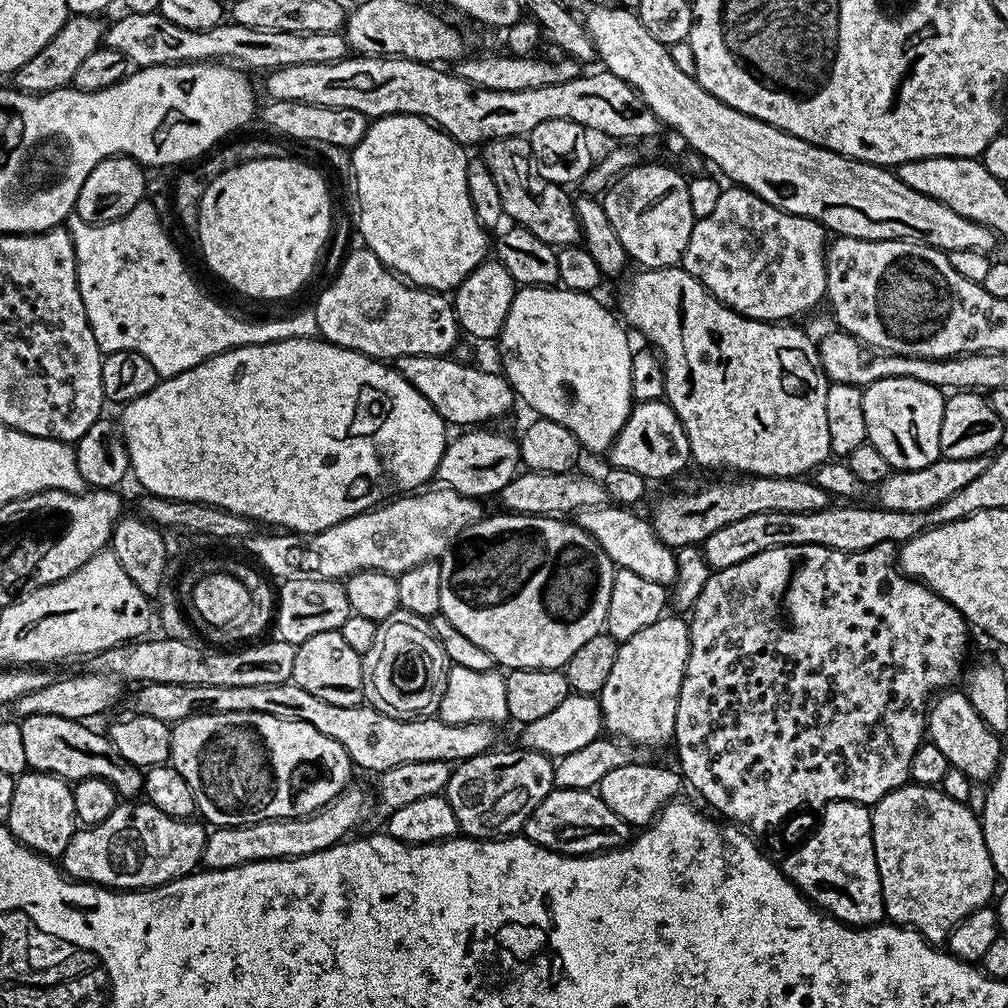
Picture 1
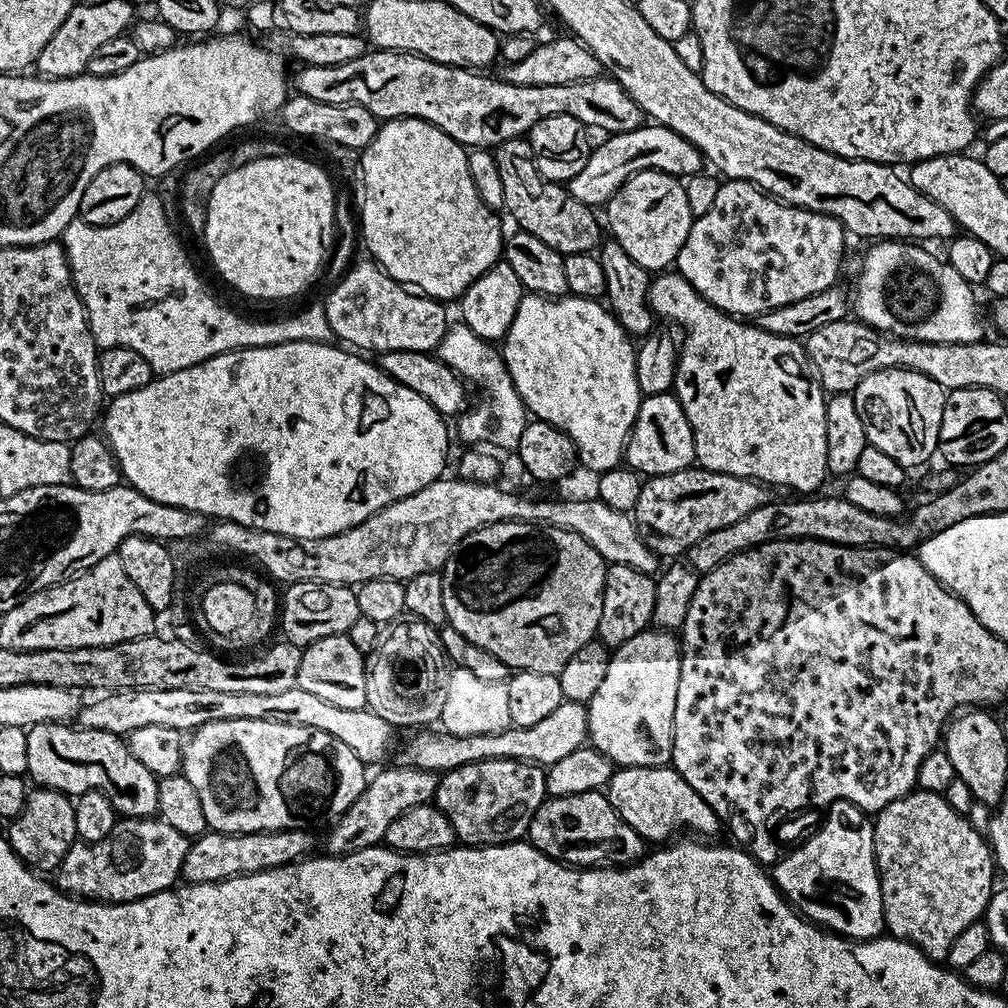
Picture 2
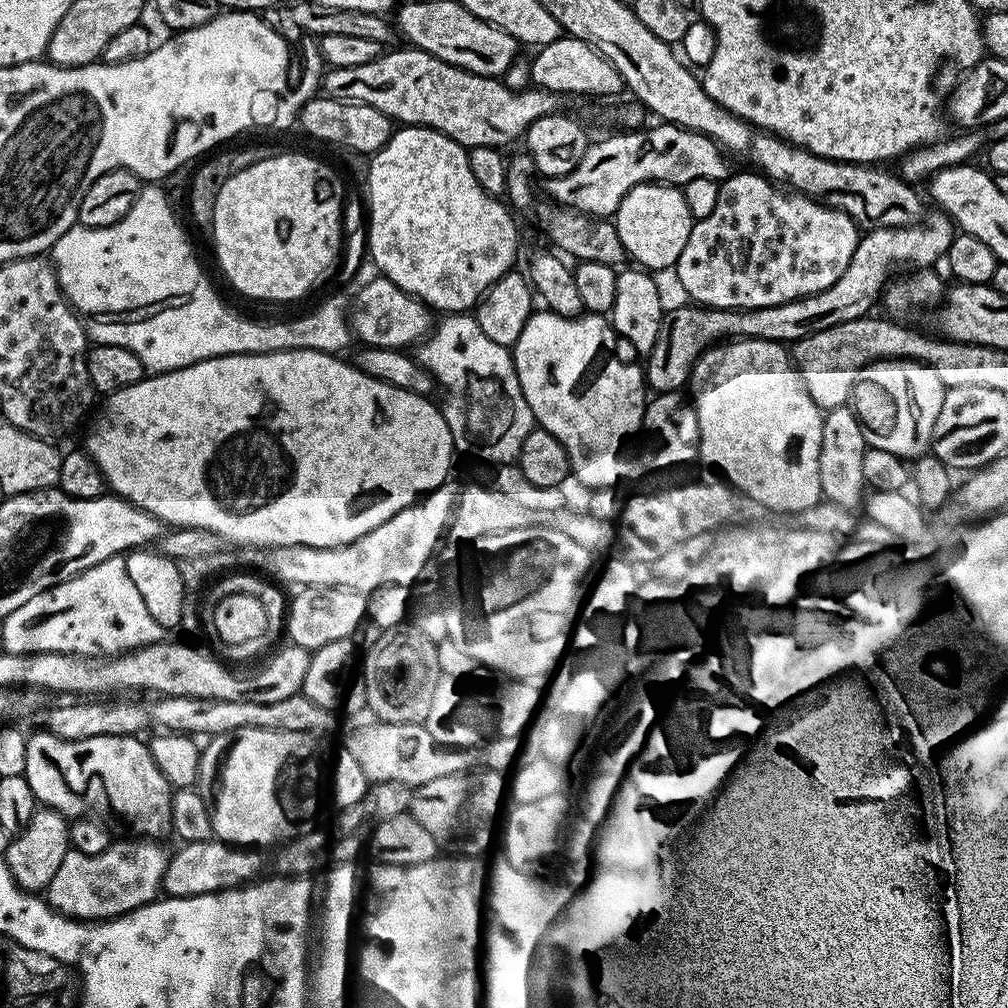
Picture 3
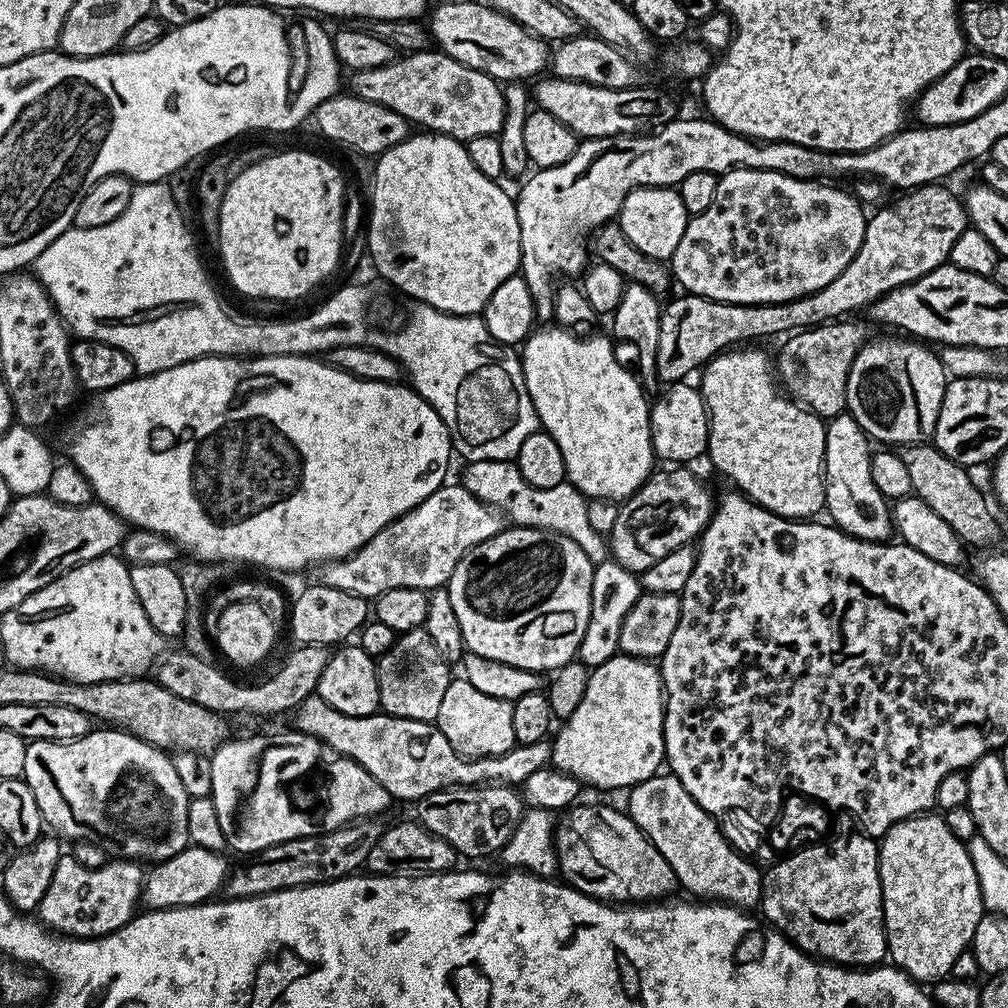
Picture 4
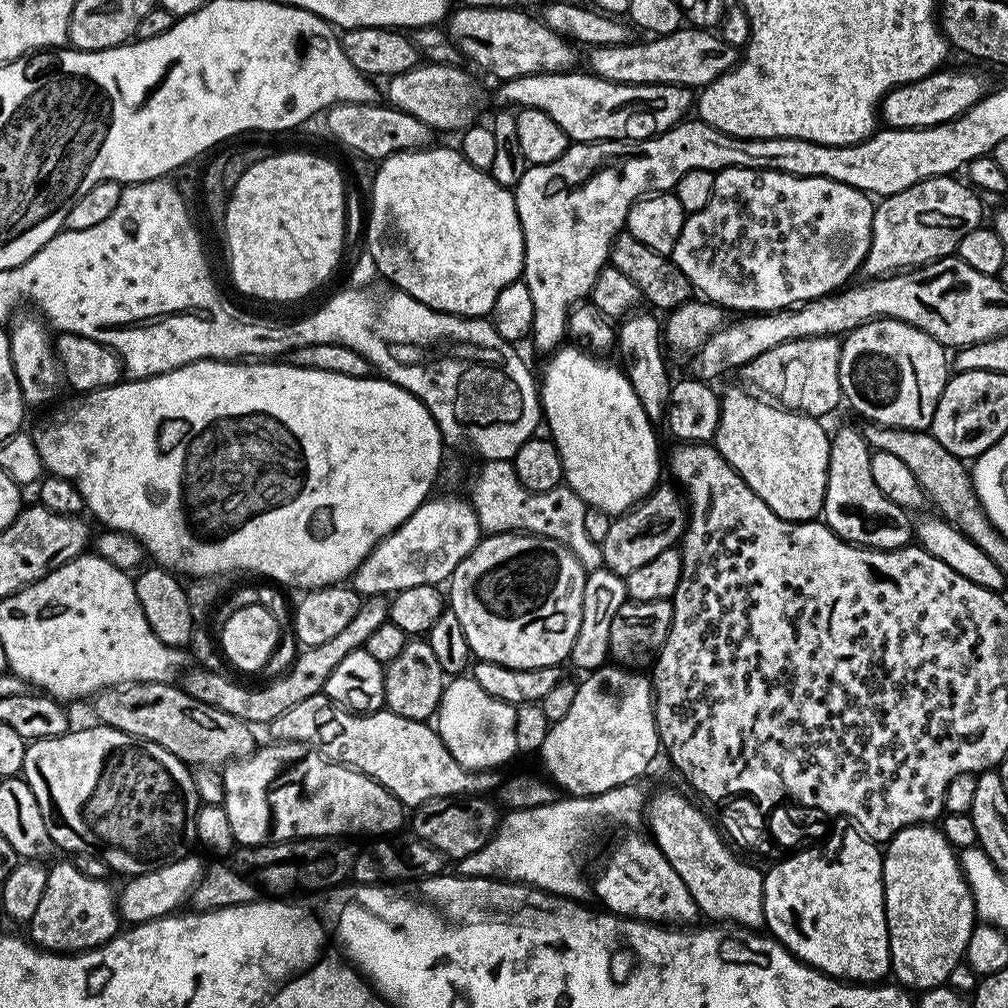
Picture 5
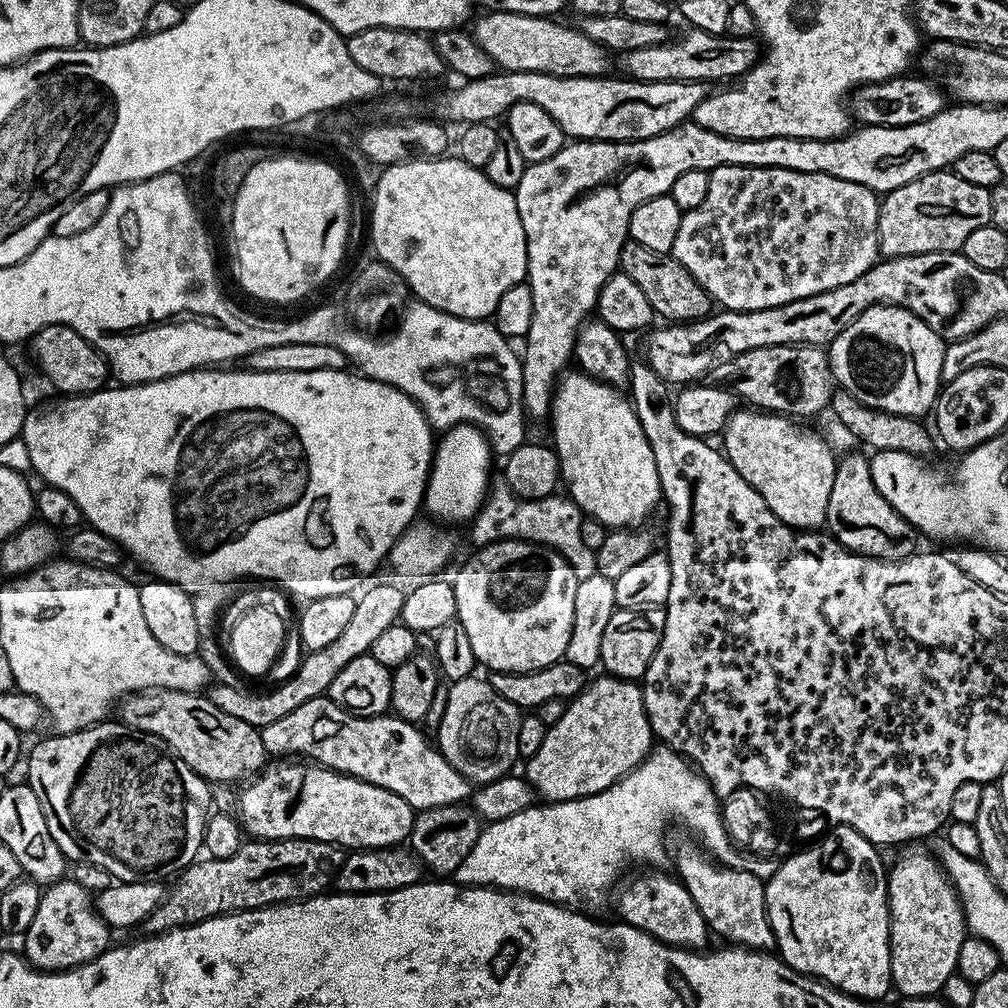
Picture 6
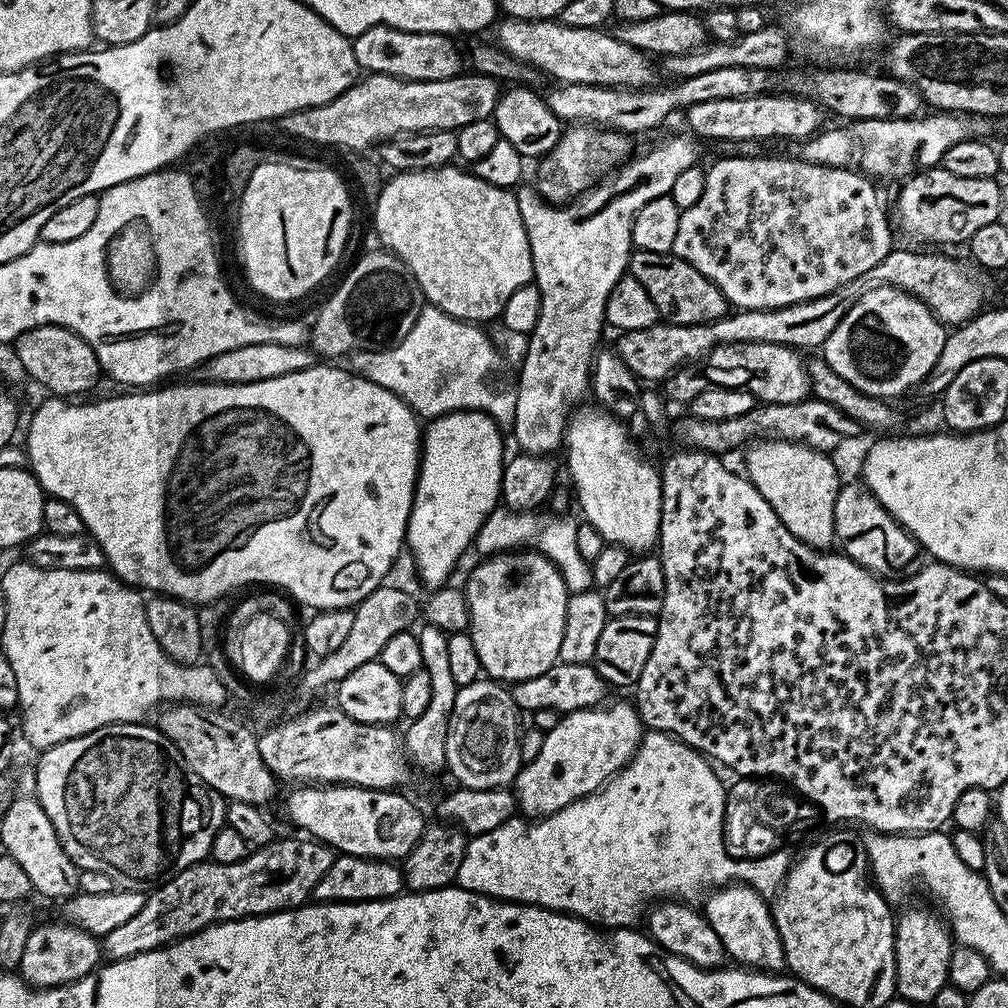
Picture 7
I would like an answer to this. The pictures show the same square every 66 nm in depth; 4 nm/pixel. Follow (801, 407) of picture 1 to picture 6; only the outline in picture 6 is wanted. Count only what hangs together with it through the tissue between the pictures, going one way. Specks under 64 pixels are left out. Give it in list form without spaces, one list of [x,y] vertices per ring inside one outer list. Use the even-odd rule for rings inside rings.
[[[737,410],[733,412],[731,418],[728,419],[728,425],[725,426],[722,433],[722,451],[728,457],[728,461],[734,466],[734,470],[738,470],[738,474],[742,474],[742,478],[746,478],[746,482],[750,482],[750,486],[754,486],[754,490],[758,490],[758,494],[766,502],[766,506],[770,506],[770,510],[774,510],[776,517],[782,523],[790,525],[797,530],[820,530],[826,524],[826,510],[830,502],[830,486],[834,486],[834,474],[836,473],[836,465],[838,463],[837,453],[832,453],[832,448],[819,436],[816,432],[811,432],[808,428],[803,428],[803,423],[797,422],[795,419],[789,418],[783,414],[773,414],[768,410],[752,410],[756,412],[743,412]]]

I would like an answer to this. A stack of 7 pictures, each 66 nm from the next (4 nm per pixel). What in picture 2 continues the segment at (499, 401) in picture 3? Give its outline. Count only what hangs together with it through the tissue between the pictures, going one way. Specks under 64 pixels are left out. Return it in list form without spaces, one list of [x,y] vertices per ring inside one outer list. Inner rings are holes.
[[[456,322],[449,327],[438,349],[438,359],[456,371],[456,375],[469,385],[477,384],[484,391],[484,401],[467,409],[455,421],[464,446],[476,450],[497,450],[515,453],[520,446],[522,430],[528,425],[530,413],[524,407],[522,398],[504,365],[503,355],[496,352],[489,341],[478,338],[470,326]]]

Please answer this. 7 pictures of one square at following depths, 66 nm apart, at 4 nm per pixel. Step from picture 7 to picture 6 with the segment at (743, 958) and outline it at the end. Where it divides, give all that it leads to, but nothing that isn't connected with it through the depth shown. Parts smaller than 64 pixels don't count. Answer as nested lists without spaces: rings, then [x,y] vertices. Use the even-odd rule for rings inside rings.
[[[695,839],[692,840],[684,840],[677,846],[674,872],[686,890],[690,890],[690,898],[694,898],[698,910],[702,910],[702,918],[706,918],[709,929],[715,935],[717,932],[725,936],[728,939],[725,941],[742,948],[775,949],[776,935],[768,921],[768,907],[764,897],[765,881],[752,872],[717,862],[707,851],[698,847]]]

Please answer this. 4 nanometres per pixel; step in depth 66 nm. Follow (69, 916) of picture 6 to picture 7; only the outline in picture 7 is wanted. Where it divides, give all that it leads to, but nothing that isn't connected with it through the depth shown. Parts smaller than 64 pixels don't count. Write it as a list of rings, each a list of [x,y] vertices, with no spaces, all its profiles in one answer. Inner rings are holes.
[[[71,922],[63,923],[37,923],[33,927],[30,938],[26,938],[26,950],[22,950],[22,962],[18,975],[20,979],[34,988],[57,988],[63,984],[73,984],[83,976],[97,971],[98,965],[101,963],[101,941]]]

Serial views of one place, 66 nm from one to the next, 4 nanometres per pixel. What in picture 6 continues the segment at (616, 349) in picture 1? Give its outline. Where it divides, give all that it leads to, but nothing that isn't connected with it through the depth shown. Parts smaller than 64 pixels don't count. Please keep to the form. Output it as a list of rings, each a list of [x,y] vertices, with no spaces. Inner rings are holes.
[[[580,370],[571,372],[572,371],[569,371],[567,374],[561,375],[554,389],[552,410],[550,413],[552,436],[556,439],[556,441],[554,441],[554,447],[556,456],[560,459],[560,475],[563,483],[565,485],[568,483],[568,489],[566,489],[567,495],[579,506],[585,517],[602,522],[609,529],[619,530],[621,528],[643,525],[645,521],[647,521],[644,519],[655,510],[656,503],[658,505],[661,503],[662,497],[660,495],[660,482],[658,469],[655,466],[654,453],[651,450],[651,444],[647,441],[646,434],[643,433],[642,425],[638,420],[638,414],[635,413],[632,401],[621,389],[614,388],[609,384],[604,384],[592,376],[585,375],[584,372]]]

